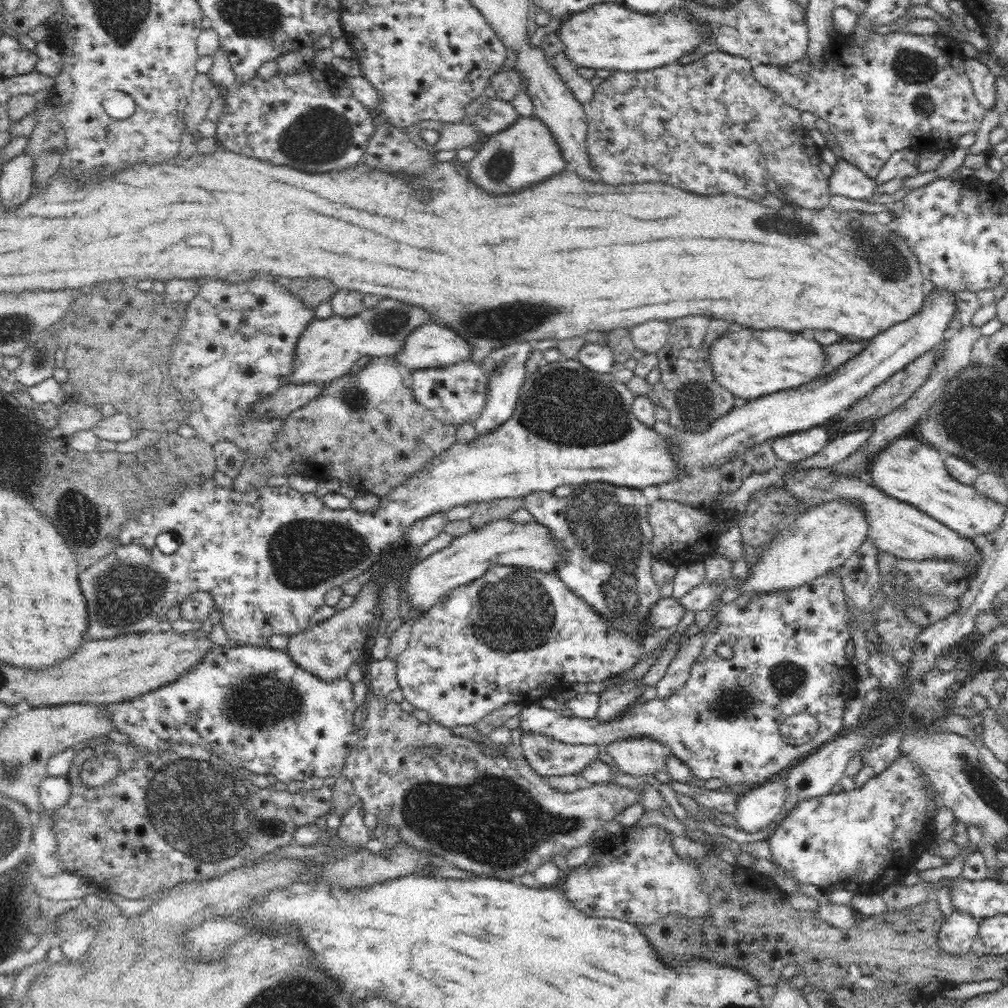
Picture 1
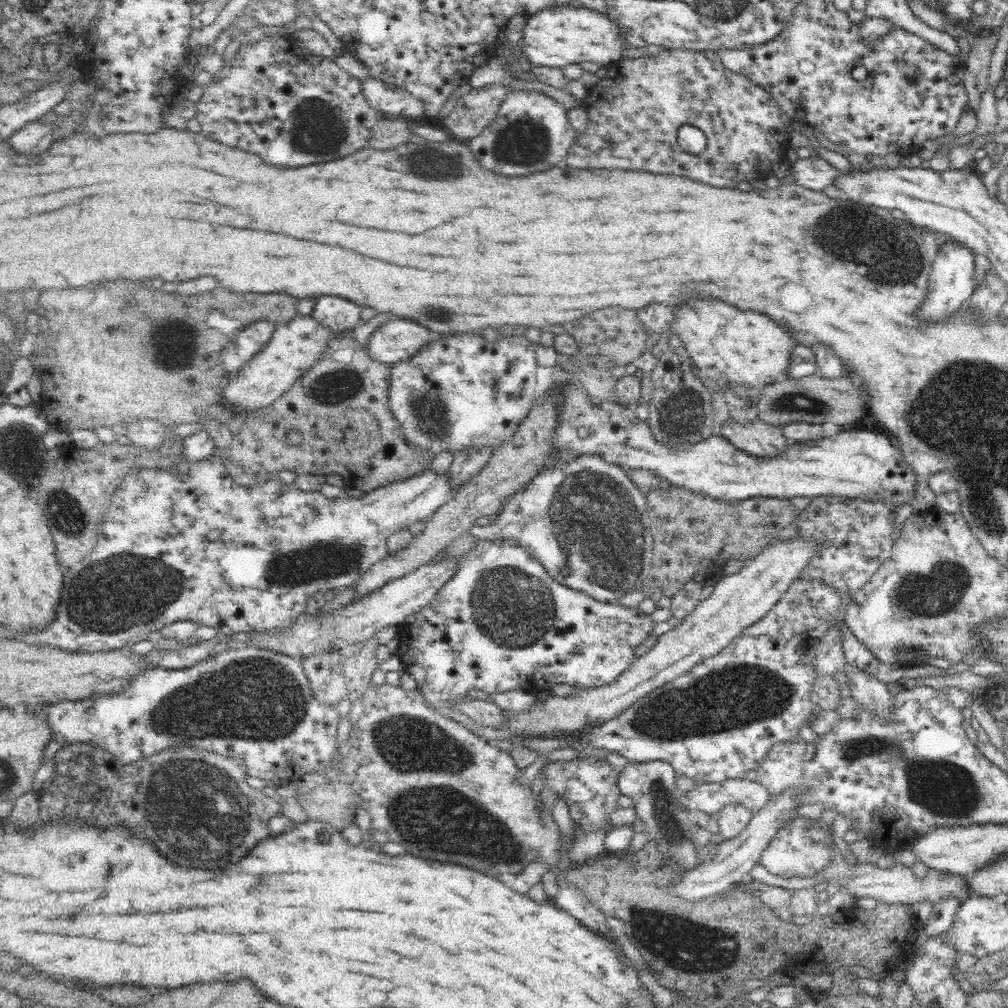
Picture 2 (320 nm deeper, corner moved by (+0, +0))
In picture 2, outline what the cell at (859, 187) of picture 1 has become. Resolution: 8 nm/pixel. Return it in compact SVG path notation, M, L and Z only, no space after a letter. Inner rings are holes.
M814 152L805 159L792 157L786 167L791 169L798 184L815 191L822 191L830 184L835 184L840 174L840 170Z

